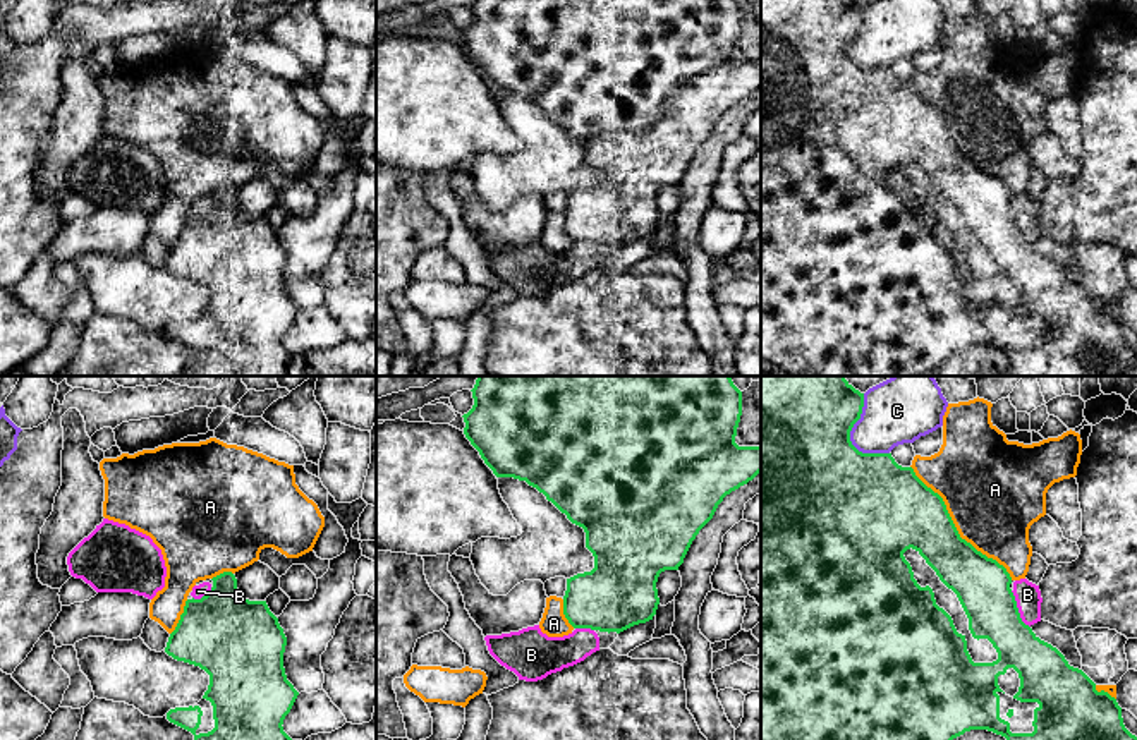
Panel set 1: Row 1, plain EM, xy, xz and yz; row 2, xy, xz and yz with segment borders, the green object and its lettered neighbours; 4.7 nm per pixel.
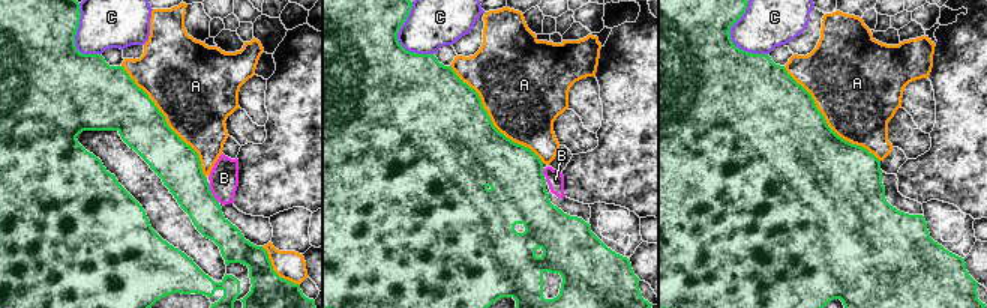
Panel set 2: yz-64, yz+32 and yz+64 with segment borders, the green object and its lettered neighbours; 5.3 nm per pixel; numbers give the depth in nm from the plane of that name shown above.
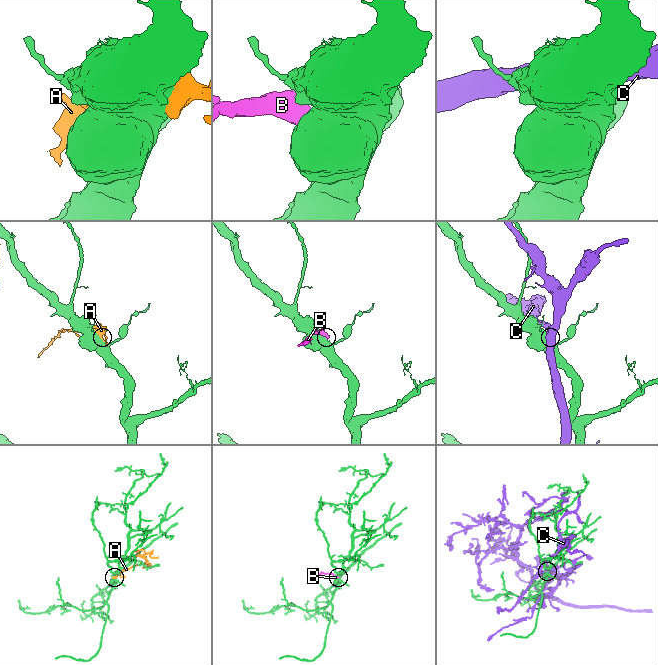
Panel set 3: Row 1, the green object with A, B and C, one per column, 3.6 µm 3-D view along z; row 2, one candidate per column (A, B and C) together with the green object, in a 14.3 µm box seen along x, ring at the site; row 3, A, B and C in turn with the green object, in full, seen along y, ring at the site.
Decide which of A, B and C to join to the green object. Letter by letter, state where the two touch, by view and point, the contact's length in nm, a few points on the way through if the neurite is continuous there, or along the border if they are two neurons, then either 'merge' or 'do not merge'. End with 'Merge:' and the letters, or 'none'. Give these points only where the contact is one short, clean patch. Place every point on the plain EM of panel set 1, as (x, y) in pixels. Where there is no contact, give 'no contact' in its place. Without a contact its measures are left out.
A: yz (955, 143) | 700 nm | do not merge
B: yz (1017, 225) | 200 nm | along yz (1010, 206), (1019, 232), (1029, 242) | do not merge
C: yz (849, 52) | 320 nm | do not merge
Merge: none

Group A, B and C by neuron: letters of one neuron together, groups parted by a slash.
A / B / C

